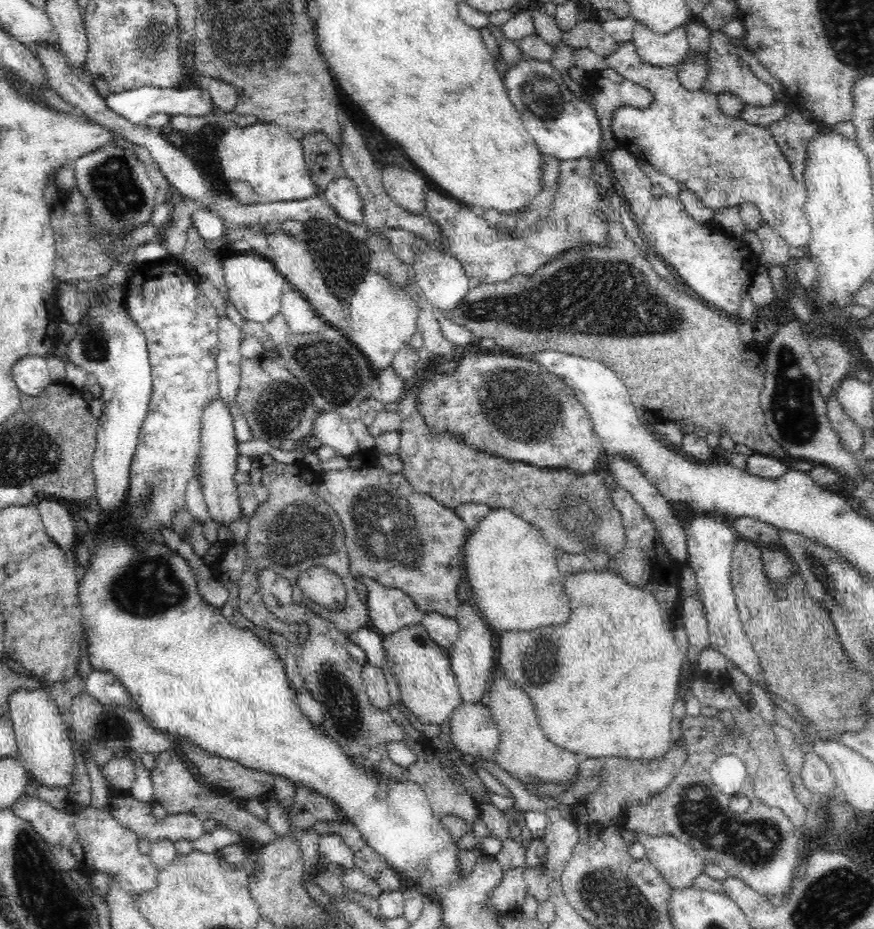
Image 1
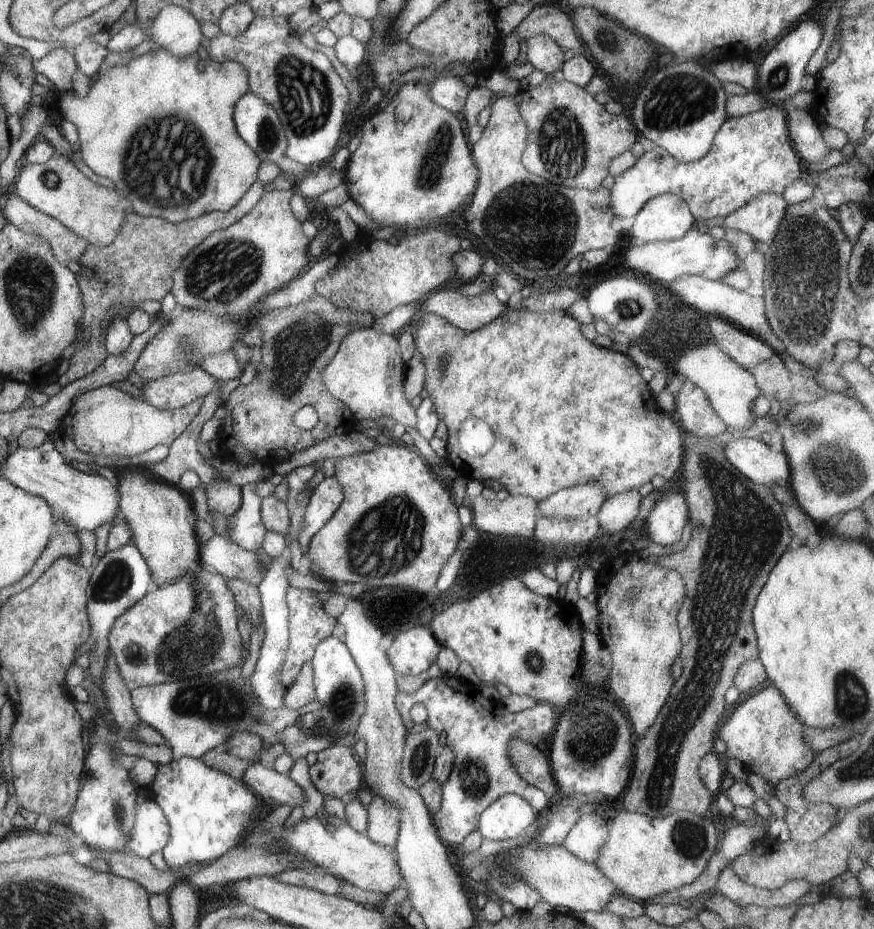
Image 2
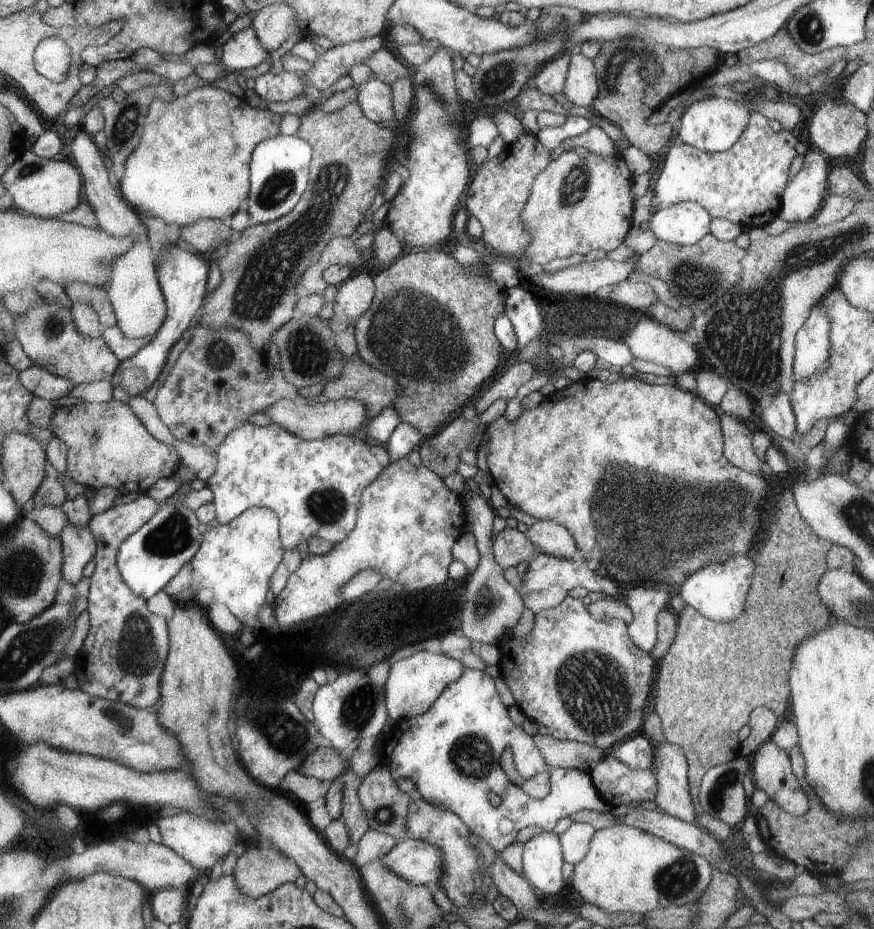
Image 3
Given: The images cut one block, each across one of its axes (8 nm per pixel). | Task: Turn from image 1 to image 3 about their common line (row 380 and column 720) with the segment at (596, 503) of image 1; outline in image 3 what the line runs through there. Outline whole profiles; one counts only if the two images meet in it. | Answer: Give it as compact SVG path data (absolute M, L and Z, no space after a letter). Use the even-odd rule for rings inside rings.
M719 414L719 422L723 432L723 456L745 472L763 474L763 462L753 450L753 434L743 420L731 414Z

